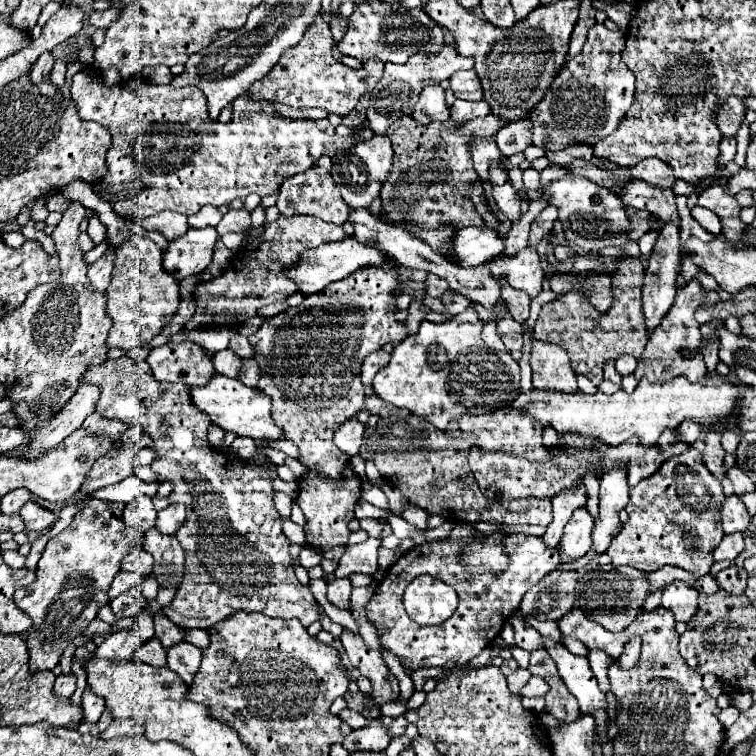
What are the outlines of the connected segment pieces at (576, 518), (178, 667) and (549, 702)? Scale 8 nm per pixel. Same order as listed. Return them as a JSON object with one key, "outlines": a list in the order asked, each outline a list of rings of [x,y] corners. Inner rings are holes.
{"outlines":[[[[582,507],[576,509],[572,519],[566,523],[562,539],[560,539],[560,551],[568,559],[578,559],[580,555],[586,555],[592,547],[590,531],[594,525],[594,517]]],[[[180,641],[176,645],[172,645],[168,649],[168,667],[180,675],[180,679],[190,685],[192,683],[192,677],[194,673],[198,671],[200,667],[200,659],[202,659],[202,653],[198,647],[194,647],[192,643],[188,641]]],[[[546,697],[546,711],[564,721],[572,721],[580,713],[574,697]]]]}

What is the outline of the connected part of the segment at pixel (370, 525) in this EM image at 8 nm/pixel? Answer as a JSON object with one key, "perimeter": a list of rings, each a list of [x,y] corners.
{"perimeter":[[[364,518],[359,521],[360,528],[365,530],[370,537],[379,537],[383,526],[379,523],[377,519]]]}

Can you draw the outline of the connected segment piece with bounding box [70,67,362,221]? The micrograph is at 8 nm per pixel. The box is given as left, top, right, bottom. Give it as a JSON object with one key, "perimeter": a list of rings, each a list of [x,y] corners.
{"perimeter":[[[94,67],[76,73],[71,97],[82,120],[108,127],[112,135],[106,175],[100,183],[112,187],[136,179],[144,181],[140,193],[114,205],[118,215],[138,221],[160,211],[194,215],[204,205],[220,207],[250,193],[278,195],[284,179],[314,167],[322,155],[334,157],[340,149],[348,149],[362,139],[358,133],[330,137],[316,125],[298,125],[280,117],[272,103],[252,101],[248,93],[232,101],[232,119],[220,123],[208,117],[208,101],[196,87],[172,89],[170,85],[152,85],[144,77],[104,87],[100,77],[102,73]]]}

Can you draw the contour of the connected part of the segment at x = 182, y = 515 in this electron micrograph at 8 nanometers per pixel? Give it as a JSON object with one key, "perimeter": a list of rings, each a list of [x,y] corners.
{"perimeter":[[[168,505],[166,509],[158,511],[156,529],[164,535],[176,535],[176,531],[182,527],[186,519],[186,507],[184,505]]]}

